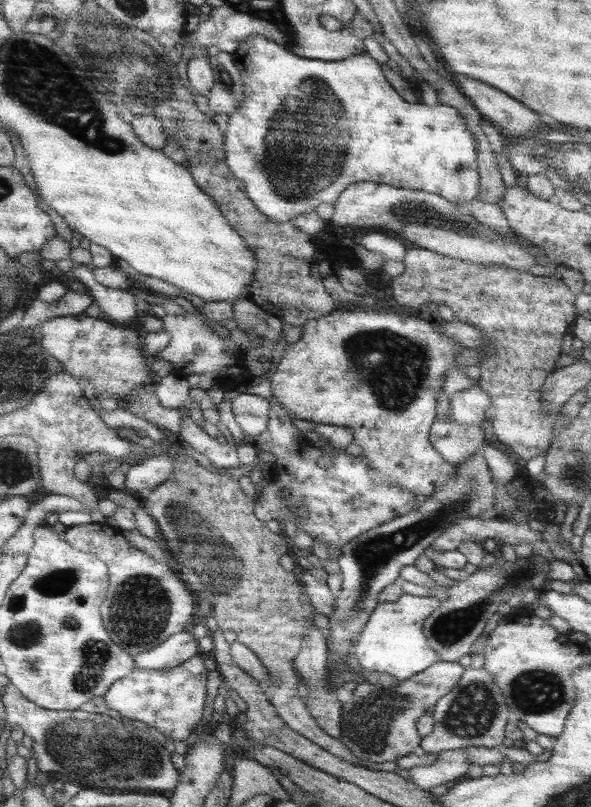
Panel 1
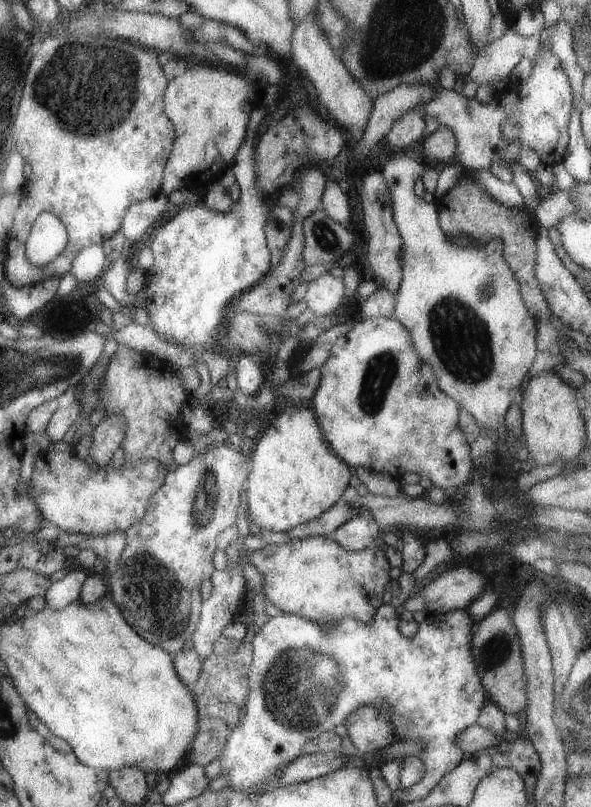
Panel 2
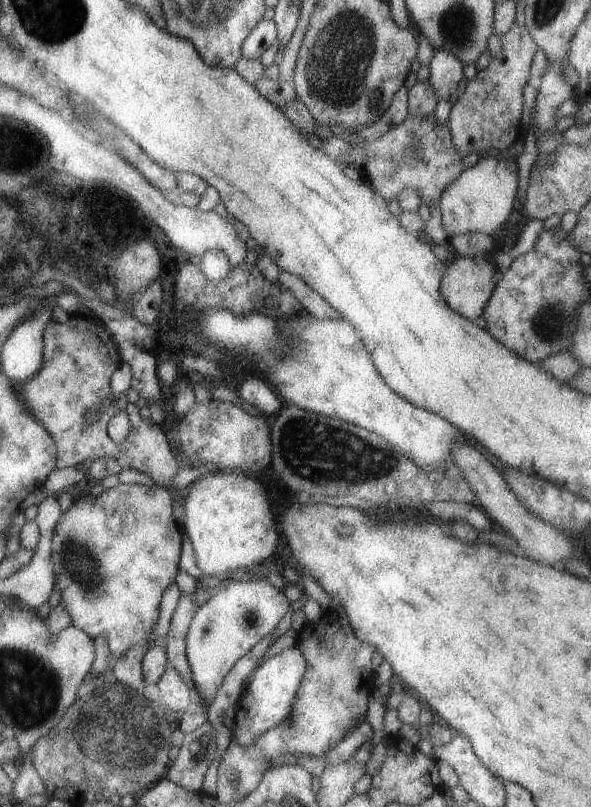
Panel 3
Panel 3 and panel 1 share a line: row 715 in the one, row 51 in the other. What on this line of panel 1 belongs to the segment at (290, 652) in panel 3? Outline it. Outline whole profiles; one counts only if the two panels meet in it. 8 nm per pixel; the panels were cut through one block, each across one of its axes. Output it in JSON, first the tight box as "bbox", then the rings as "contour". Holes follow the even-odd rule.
{"bbox":[222,36,479,223],"contour":[[[257,36],[256,38],[245,38],[237,46],[232,56],[237,69],[240,70],[244,100],[228,117],[227,126],[222,131],[224,161],[231,175],[240,183],[241,190],[247,195],[257,211],[267,219],[277,223],[287,222],[299,214],[313,211],[319,204],[333,204],[337,196],[345,191],[347,186],[356,184],[358,181],[428,192],[444,198],[448,203],[459,205],[463,212],[463,202],[469,202],[477,196],[479,178],[476,170],[477,144],[475,144],[471,132],[465,128],[465,122],[460,118],[460,115],[453,108],[444,105],[429,107],[419,103],[410,104],[406,102],[385,81],[380,65],[372,60],[368,54],[346,57],[339,61],[314,60],[308,57],[295,56],[275,42]]]}

